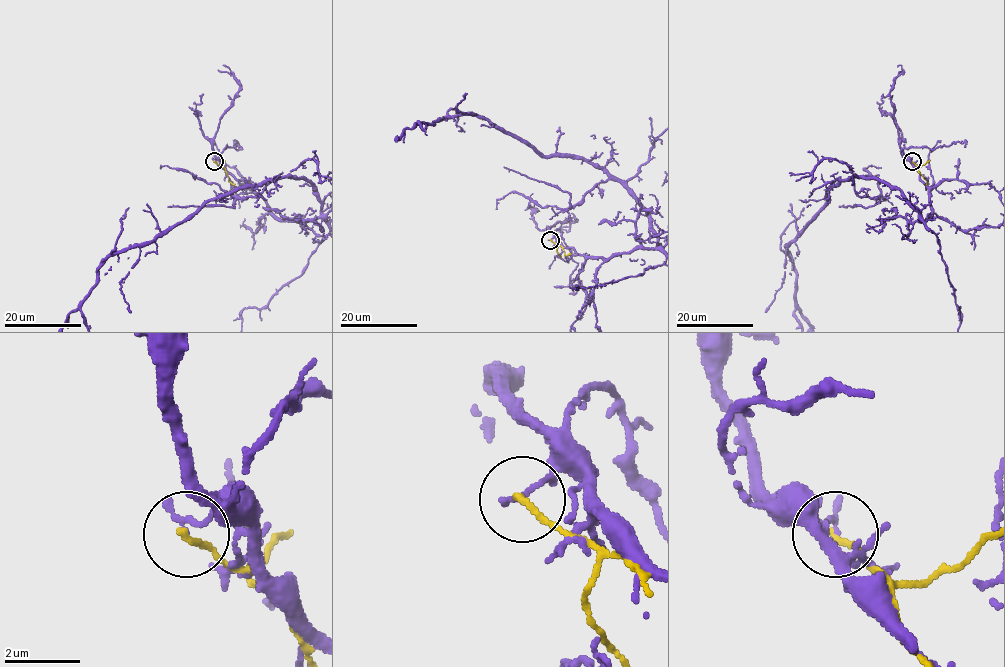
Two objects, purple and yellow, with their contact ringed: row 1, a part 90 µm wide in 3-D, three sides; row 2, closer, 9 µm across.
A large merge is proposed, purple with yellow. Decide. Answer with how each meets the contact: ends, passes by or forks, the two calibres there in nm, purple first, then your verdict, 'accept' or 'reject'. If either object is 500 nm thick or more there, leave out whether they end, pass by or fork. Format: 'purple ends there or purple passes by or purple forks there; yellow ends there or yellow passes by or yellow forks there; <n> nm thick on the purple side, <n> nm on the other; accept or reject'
purple ends there; yellow ends there; 150 nm thick on the purple side, 170 nm on the other; reject

